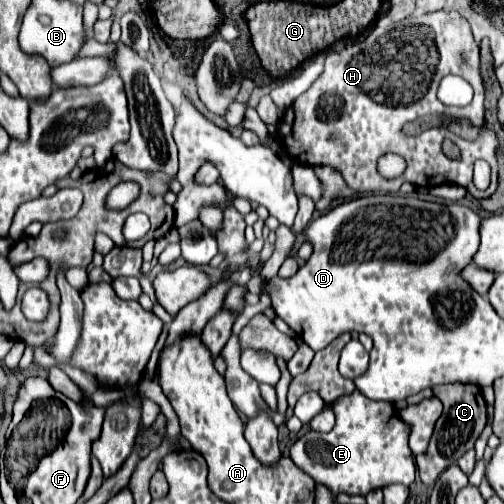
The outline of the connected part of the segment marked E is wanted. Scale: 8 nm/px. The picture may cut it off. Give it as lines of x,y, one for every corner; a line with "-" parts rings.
354,390
350,395
344,395
331,404
336,414
336,424
332,432
320,434
320,432
306,432
302,438
298,438
290,448
290,458
294,464
304,470
308,476
314,478
316,484
324,484
330,488
334,496
338,494
360,494
366,496
372,490
386,488
390,484
404,484
410,486
416,476
416,462
414,454
408,448
408,436
410,428
400,420
396,408
392,402
376,402

